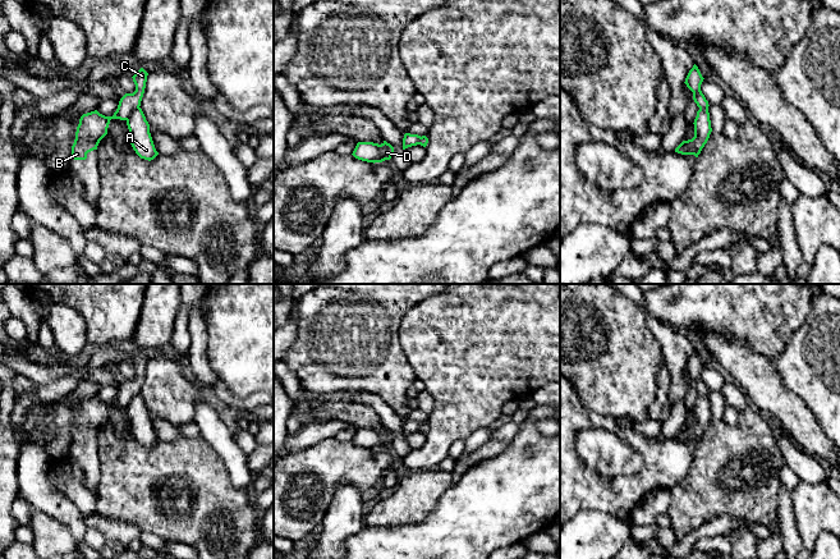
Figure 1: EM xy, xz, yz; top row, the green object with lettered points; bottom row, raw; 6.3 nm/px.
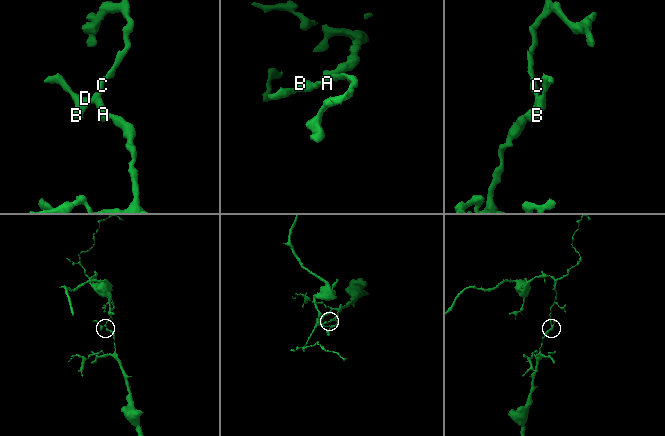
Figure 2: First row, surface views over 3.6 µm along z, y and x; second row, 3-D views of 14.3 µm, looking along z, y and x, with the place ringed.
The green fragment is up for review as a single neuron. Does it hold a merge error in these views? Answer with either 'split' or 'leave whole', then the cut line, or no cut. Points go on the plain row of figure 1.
split; cut in xy along (138, 393), (125, 406)

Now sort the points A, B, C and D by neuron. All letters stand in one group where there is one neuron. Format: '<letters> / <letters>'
A / B C D

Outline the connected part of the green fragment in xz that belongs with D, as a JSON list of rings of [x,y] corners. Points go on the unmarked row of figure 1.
[[[384,427],[381,431],[373,429],[358,429],[353,443],[367,449],[382,449],[390,446],[394,440],[394,434]]]

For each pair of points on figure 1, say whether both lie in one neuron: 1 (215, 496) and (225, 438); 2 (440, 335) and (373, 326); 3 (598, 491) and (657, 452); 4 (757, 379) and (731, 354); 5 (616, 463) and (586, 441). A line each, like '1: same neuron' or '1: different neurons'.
1: different neurons
2: different neurons
3: same neuron
4: same neuron
5: same neuron

